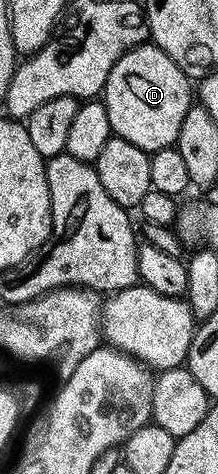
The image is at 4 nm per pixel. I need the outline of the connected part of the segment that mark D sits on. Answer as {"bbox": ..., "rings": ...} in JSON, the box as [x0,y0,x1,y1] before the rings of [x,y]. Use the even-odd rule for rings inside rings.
{"bbox":[102,44,194,156],"rings":[[[145,44],[130,48],[130,52],[110,68],[102,95],[113,135],[130,140],[130,144],[142,148],[149,156],[157,150],[175,147],[182,119],[194,104],[194,86],[188,83],[188,78],[186,71],[159,46]]]}

